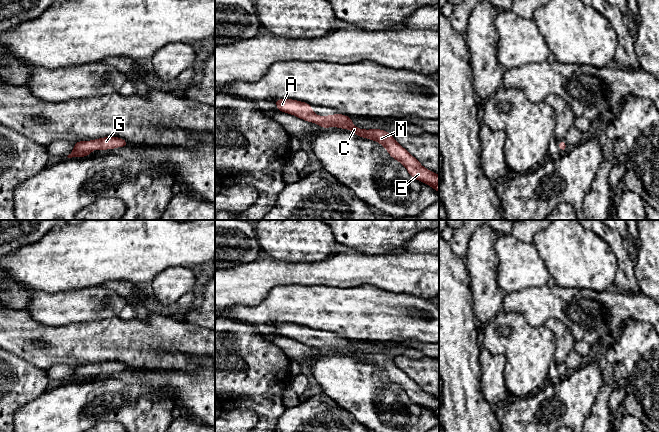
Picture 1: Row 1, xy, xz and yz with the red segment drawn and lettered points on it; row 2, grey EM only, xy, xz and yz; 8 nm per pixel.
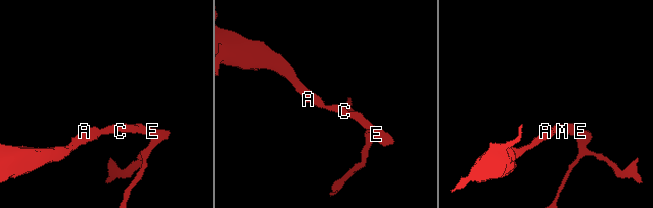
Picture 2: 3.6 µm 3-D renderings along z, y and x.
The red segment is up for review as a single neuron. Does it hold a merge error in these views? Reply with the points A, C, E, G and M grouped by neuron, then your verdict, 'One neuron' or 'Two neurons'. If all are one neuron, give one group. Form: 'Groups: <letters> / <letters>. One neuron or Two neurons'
Groups: A C E G M. One neuron

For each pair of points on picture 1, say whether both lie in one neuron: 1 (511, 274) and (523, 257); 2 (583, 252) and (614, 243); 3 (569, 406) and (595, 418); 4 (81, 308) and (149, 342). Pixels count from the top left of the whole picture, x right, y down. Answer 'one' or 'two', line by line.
1: one
2: two
3: two
4: two

